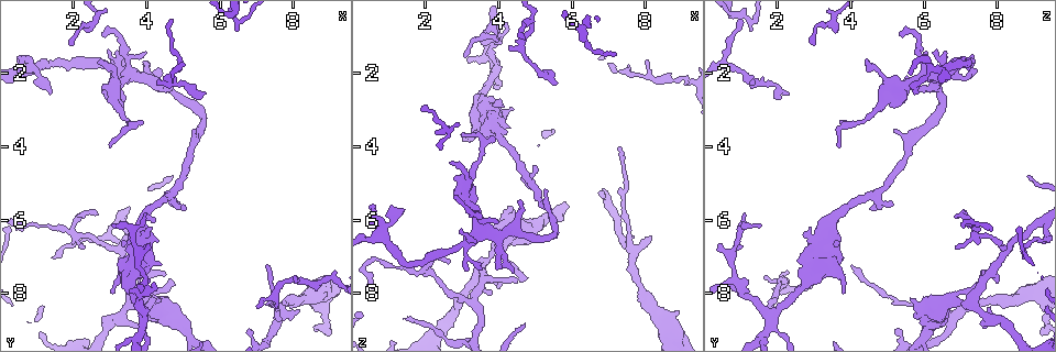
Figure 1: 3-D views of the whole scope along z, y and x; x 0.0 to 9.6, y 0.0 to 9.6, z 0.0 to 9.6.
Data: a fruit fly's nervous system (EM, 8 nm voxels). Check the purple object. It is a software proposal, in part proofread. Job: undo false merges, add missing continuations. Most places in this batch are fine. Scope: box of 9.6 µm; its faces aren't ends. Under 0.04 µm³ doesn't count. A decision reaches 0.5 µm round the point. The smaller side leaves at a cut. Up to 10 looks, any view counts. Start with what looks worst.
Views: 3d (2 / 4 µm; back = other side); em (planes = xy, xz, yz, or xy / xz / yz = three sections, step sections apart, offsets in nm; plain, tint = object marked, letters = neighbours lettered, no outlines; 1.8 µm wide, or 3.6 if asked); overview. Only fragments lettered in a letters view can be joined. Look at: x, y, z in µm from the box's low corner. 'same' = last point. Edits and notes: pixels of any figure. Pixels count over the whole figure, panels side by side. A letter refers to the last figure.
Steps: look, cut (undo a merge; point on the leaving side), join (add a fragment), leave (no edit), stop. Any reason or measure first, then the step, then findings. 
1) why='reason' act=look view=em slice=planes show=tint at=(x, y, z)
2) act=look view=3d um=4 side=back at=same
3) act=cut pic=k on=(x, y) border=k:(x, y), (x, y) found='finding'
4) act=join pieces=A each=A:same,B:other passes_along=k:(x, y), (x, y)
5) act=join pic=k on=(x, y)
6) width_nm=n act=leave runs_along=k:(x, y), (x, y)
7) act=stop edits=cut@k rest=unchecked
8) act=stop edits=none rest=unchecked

why='a narrow waist' act=look view=3d um=4 at=(3.50, 8.30, 7.20)

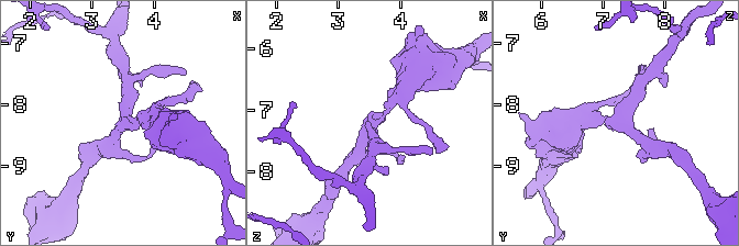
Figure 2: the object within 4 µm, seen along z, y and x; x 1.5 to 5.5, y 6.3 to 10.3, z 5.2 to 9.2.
why='shape alone is not enough' act=look view=em slice=xy step=4 show=letters at=(3.50, 8.30, 7.20)

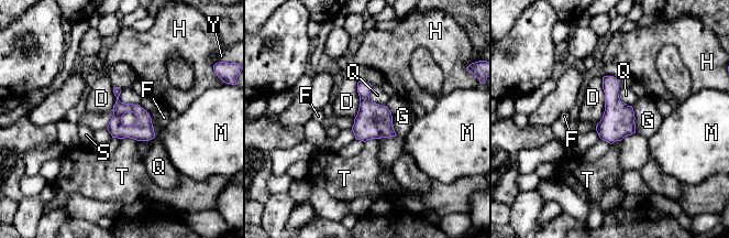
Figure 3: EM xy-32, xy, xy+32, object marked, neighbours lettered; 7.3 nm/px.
act=leave each=D:other,F:other,G:other,H:other,M:other,Q:other,S:other,T:other,Y:other found='continuous, no second neuron'

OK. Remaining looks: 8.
why='thin end' act=look view=em slice=planes show=letters at=(6.75, 9.15, 5.20)

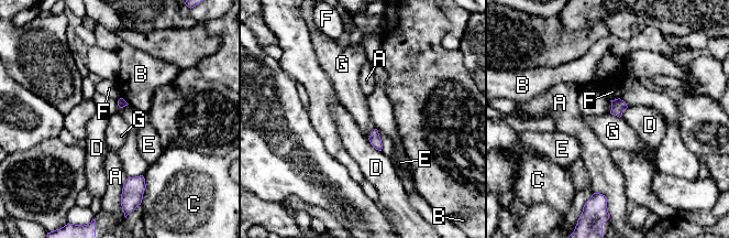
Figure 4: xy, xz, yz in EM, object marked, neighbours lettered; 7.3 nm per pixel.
act=leave each=A:other,B:other,C:other,D:other,E:other,F:other,G:other border=4:(375, 128), (367, 138) found='no lettered fragment goes on from it'

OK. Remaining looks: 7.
why='narrows sharply' act=look view=em slice=yz step=4 show=tint at=(3.85, 8.10, 1.25)

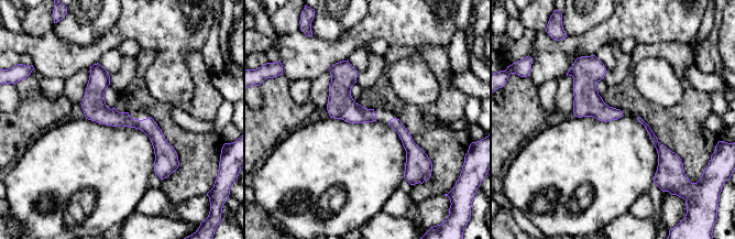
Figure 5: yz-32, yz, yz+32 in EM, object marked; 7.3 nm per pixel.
why='another direction' act=look view=em slice=planes show=letters at=same

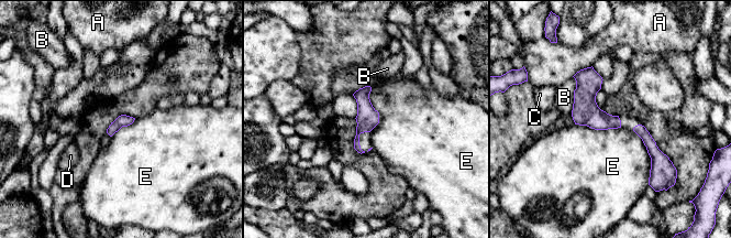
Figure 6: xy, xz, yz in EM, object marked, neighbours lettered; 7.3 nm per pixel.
longest_contact=E:420nm act=leave each=A:other,B:other,C:other,D:other,E:other found='continuous, no second neuron'

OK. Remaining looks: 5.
why='free end' act=look view=em slice=xy step=8 show=letters at=(8.25, 8.45, 6.50)

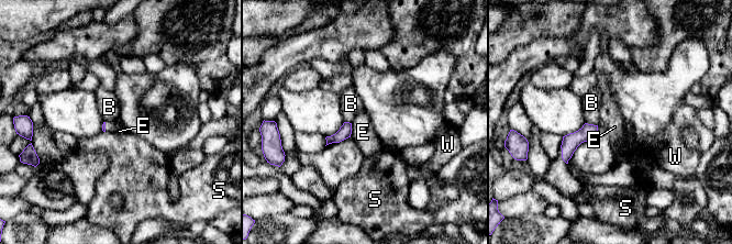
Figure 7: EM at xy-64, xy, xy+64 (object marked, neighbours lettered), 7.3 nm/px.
act=leave each=B:other,E:other,S:other,W:other border=7:(352, 123), (350, 136) found='no lettered fragment goes on from it'

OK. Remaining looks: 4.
act=stop edits=none rest=unchecked

